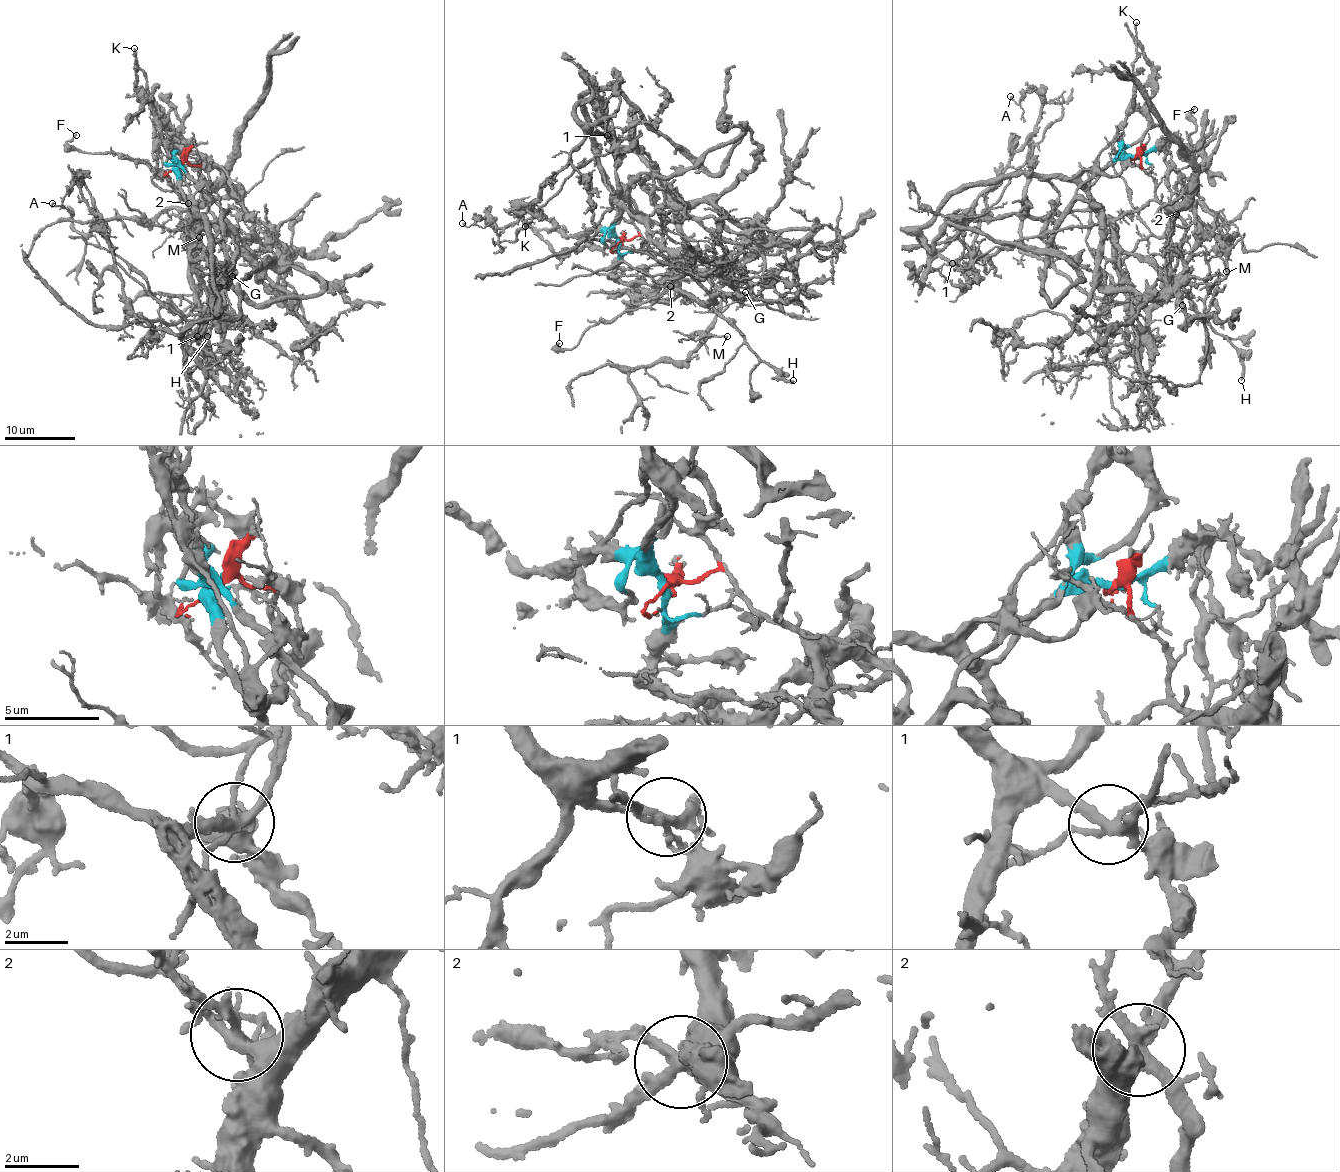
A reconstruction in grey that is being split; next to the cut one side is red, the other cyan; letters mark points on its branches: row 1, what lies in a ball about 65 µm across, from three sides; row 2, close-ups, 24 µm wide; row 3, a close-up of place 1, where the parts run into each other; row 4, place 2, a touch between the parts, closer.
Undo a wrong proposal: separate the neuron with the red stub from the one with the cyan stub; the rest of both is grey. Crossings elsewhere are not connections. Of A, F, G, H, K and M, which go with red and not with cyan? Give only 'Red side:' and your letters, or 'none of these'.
Red side: F, H, M

